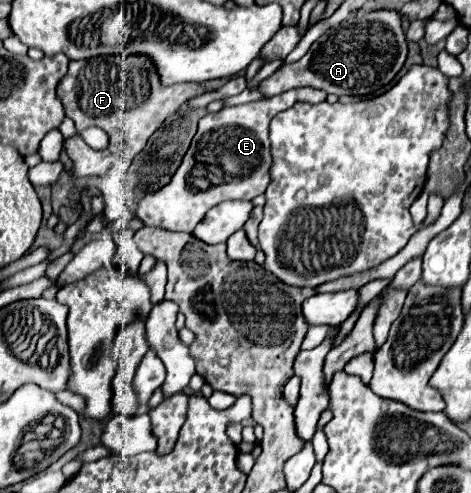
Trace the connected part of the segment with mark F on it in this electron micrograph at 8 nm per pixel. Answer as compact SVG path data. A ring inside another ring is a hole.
M98 55L92 59L80 59L80 61L70 61L68 75L60 81L58 85L58 97L66 109L66 115L76 123L76 135L64 141L64 149L68 157L72 159L72 173L76 177L90 177L90 175L106 175L111 167L119 165L119 169L127 168L133 159L144 149L146 141L152 137L152 133L174 113L182 107L192 97L204 95L206 89L200 83L182 83L182 85L162 85L160 75L156 71L156 65L150 61L146 55ZM90 125L96 125L104 129L110 137L110 145L104 151L96 151L88 147L82 139L82 131L88 129Z

